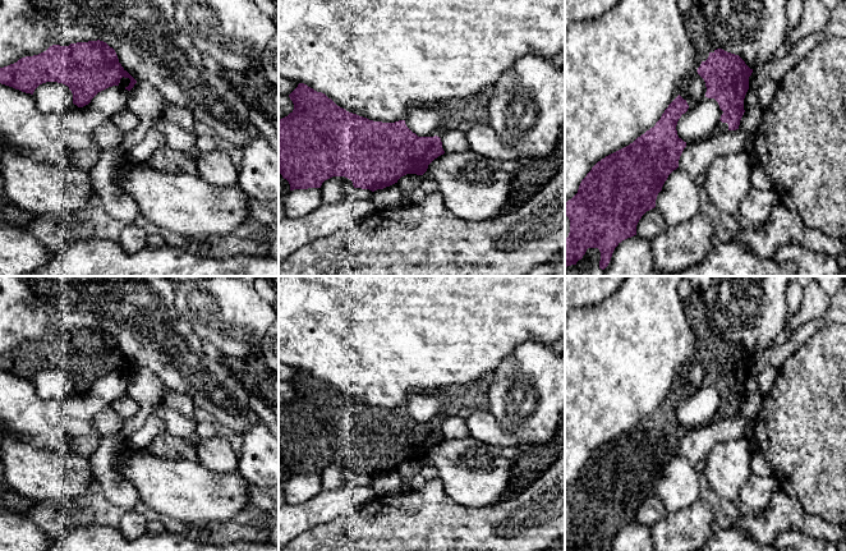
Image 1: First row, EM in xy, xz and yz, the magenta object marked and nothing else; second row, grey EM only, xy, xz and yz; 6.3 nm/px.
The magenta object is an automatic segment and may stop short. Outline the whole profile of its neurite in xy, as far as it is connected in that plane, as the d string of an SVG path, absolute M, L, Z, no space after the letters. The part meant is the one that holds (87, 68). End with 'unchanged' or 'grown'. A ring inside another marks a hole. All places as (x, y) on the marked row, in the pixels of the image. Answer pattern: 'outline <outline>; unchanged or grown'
outline M104 41L70 43L69 46L52 45L46 51L19 59L17 63L0 68L0 83L33 95L35 89L46 82L58 82L69 87L73 104L83 107L101 91L119 86L121 78L129 78L125 89L130 91L137 81L121 66L112 47Z; unchanged

